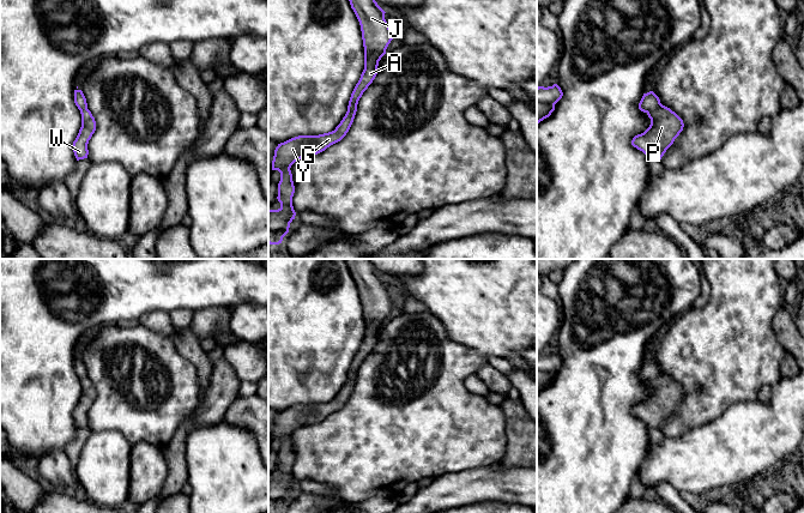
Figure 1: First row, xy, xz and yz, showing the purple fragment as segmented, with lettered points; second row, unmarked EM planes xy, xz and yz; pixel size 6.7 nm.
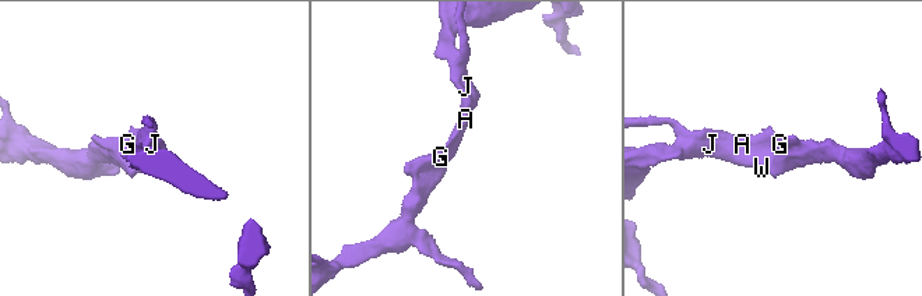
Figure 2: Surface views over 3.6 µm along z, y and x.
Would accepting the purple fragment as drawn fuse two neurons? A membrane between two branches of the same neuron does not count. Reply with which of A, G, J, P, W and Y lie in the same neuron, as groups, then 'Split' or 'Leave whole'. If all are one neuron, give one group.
Groups: A G J P W Y. Leave whole

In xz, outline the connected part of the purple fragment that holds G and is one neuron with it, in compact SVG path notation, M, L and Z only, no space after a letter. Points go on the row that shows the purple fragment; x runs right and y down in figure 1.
M349 0L362 31L364 47L364 70L356 84L347 105L347 111L334 131L319 135L298 135L278 144L274 150L272 170L280 173L278 183L278 210L268 209L268 243L279 245L289 233L290 223L296 212L292 206L295 186L291 165L308 156L318 155L331 145L340 141L349 132L359 98L377 74L377 66L393 40L391 29L385 19L385 11L375 0Z

